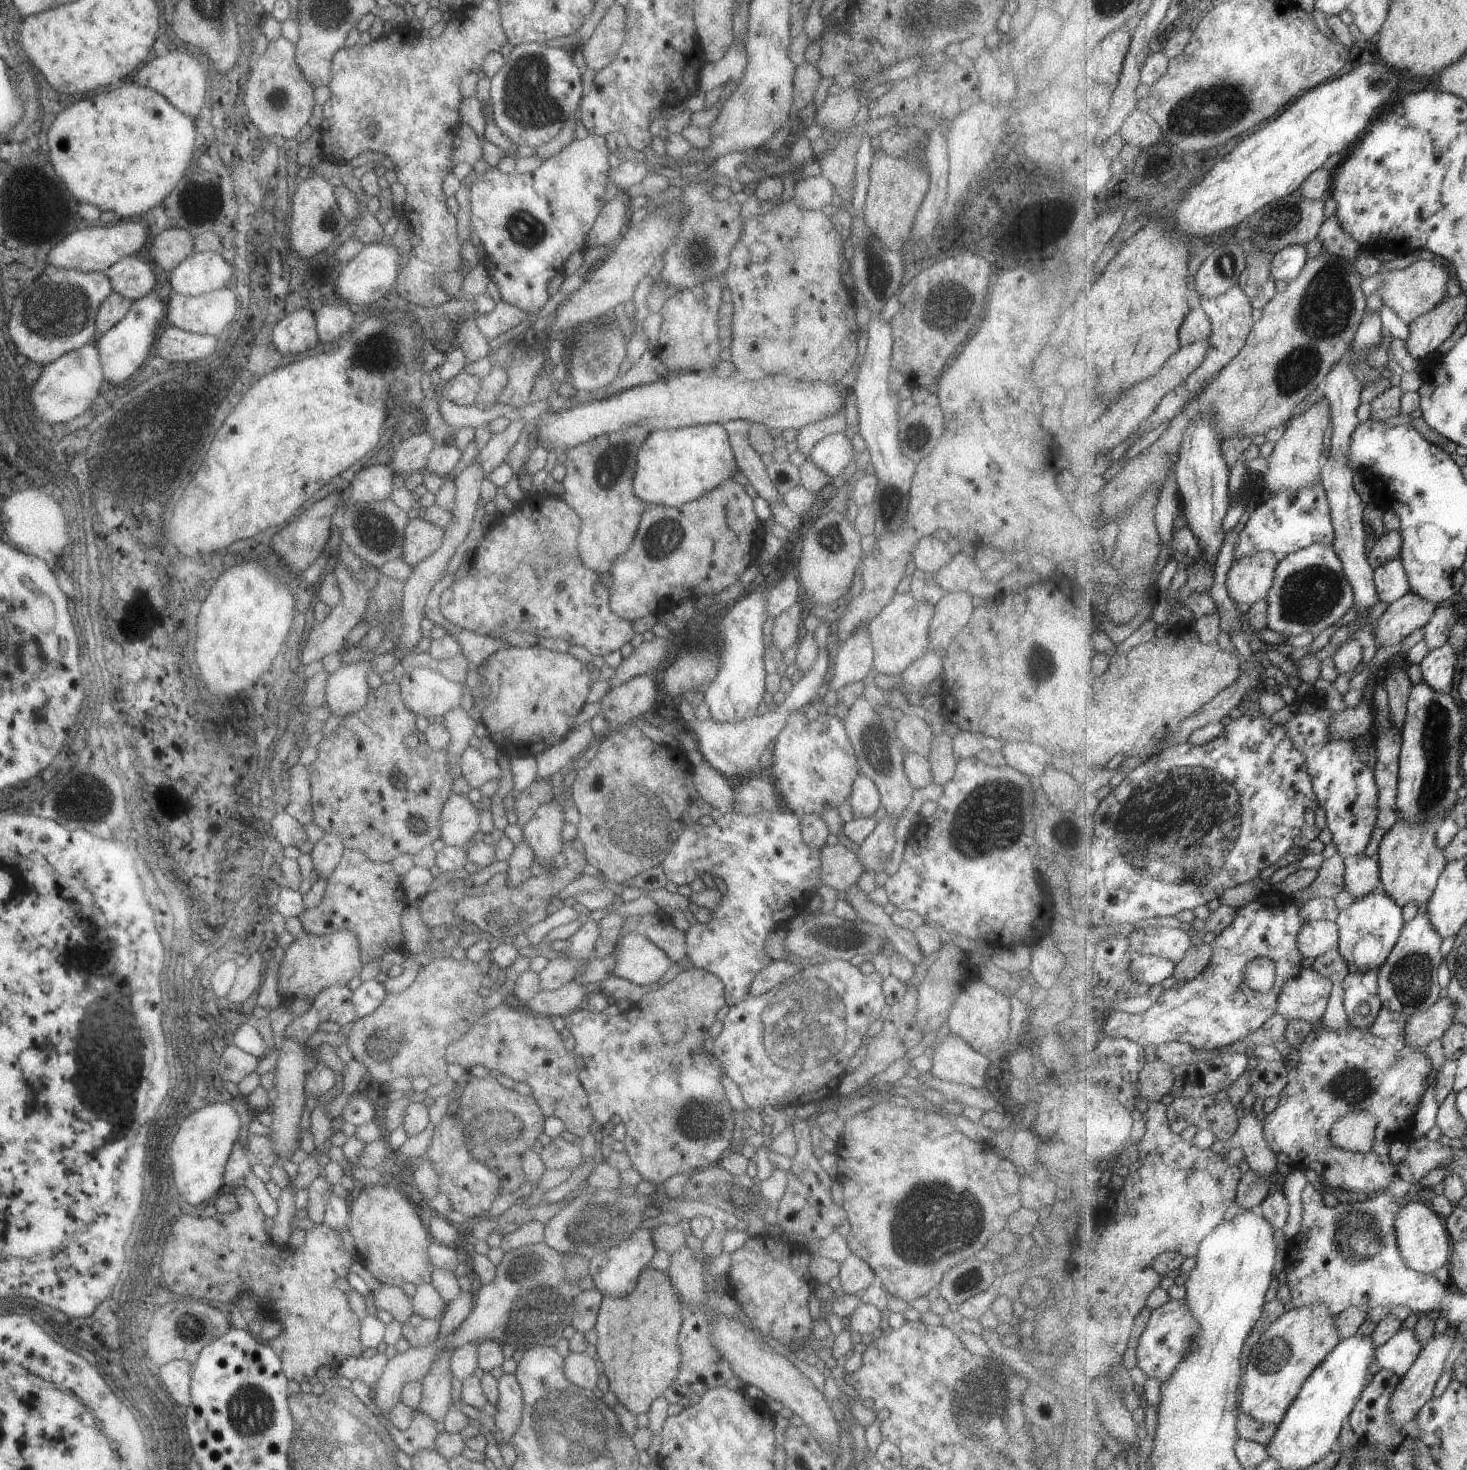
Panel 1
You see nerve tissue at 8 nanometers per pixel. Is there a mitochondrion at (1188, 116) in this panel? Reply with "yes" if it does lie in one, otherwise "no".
yes

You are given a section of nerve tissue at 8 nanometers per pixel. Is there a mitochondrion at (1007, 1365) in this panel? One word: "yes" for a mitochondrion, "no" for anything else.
no

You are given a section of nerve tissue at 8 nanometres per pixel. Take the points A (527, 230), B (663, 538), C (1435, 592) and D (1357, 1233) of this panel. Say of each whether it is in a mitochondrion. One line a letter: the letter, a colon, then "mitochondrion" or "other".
A: mitochondrion
B: mitochondrion
C: other
D: mitochondrion

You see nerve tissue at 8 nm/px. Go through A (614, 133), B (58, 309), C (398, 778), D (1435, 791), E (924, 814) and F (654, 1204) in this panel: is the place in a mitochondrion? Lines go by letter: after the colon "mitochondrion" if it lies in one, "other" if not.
A: other
B: mitochondrion
C: mitochondrion
D: mitochondrion
E: other
F: other

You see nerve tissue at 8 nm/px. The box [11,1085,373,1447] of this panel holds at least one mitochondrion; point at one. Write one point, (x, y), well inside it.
(262, 1409)

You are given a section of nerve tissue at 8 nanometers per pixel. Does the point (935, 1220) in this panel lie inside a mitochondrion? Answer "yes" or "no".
yes

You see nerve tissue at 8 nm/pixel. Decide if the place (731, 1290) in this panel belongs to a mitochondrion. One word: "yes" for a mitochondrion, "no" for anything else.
no

